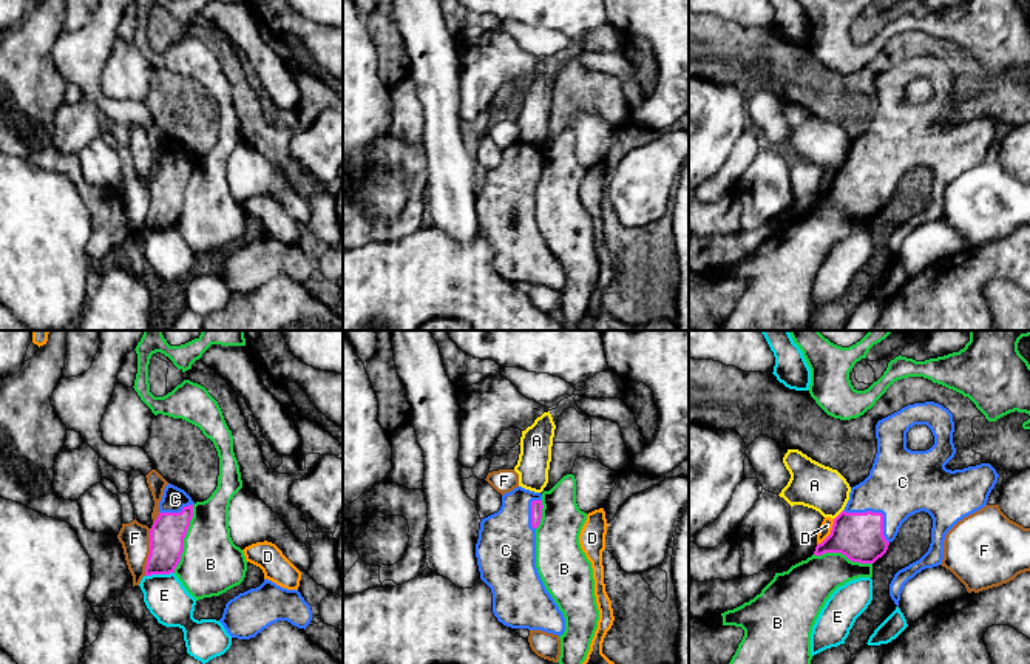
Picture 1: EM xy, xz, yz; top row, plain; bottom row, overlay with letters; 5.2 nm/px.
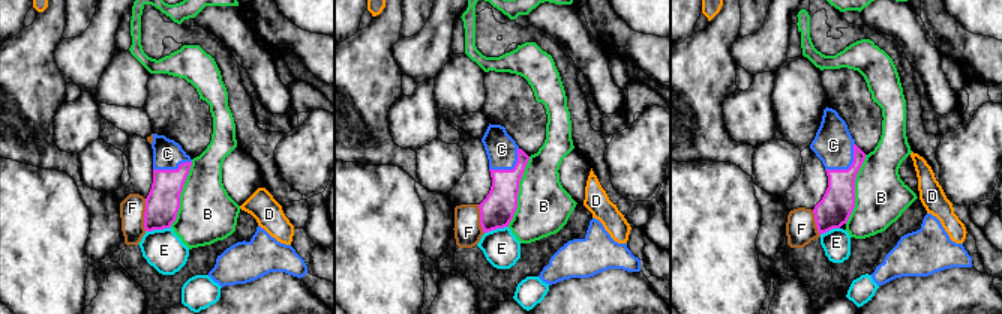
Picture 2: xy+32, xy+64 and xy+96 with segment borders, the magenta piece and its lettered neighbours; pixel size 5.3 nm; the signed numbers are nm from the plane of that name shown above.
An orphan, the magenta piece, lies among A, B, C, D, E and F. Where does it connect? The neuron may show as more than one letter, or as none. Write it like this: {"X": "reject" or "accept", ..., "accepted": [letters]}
{"A": "reject", "B": "reject", "C": "accept", "D": "reject", "E": "reject", "F": "reject", "accepted": ["C"]}

